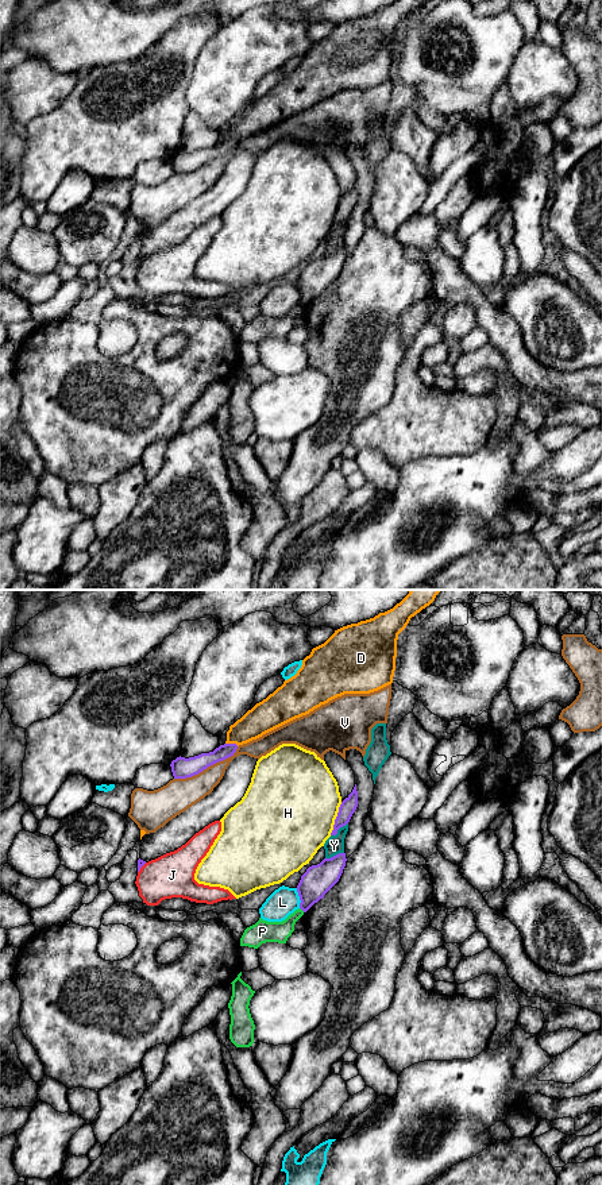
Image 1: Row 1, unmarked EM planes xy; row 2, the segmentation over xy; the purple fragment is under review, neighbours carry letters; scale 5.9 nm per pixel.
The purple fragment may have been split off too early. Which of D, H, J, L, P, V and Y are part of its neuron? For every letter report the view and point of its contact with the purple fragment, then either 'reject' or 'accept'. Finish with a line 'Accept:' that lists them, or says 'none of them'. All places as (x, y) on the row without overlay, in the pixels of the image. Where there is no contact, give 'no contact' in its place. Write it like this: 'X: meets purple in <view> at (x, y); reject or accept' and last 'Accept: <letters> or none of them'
D: meets purple in xy at (232, 139); reject
H: meets purple in xy at (336, 213); reject
J: meets purple in xy at (141, 262); reject
L: meets purple in xy at (300, 293); reject
P: meets purple in xy at (303, 305); reject
V: meets purple in xy at (207, 162); reject
Y: meets purple in xy at (338, 224); reject
Accept: none of them

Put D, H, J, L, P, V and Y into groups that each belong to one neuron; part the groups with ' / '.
D / H / J / L / P / V / Y

